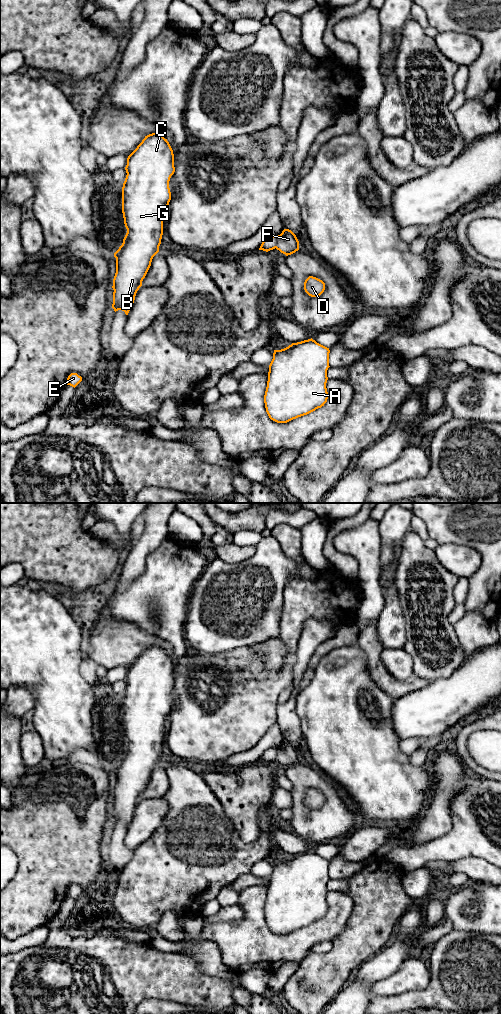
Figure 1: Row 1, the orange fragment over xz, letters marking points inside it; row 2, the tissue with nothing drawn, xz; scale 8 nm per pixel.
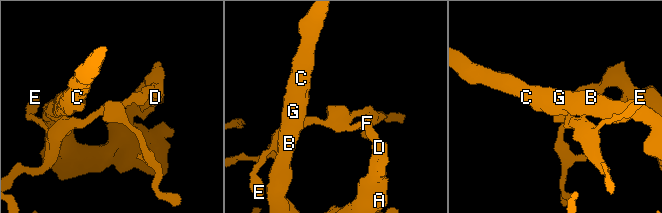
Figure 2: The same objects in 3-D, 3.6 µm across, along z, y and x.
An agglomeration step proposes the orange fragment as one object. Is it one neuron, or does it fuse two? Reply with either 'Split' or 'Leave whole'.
Split

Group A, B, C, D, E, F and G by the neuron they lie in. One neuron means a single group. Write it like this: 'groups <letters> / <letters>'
groups A B C D F G / E

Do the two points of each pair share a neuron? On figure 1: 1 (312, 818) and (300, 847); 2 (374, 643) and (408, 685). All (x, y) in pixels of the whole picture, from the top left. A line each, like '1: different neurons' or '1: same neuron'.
1: different neurons
2: same neuron

